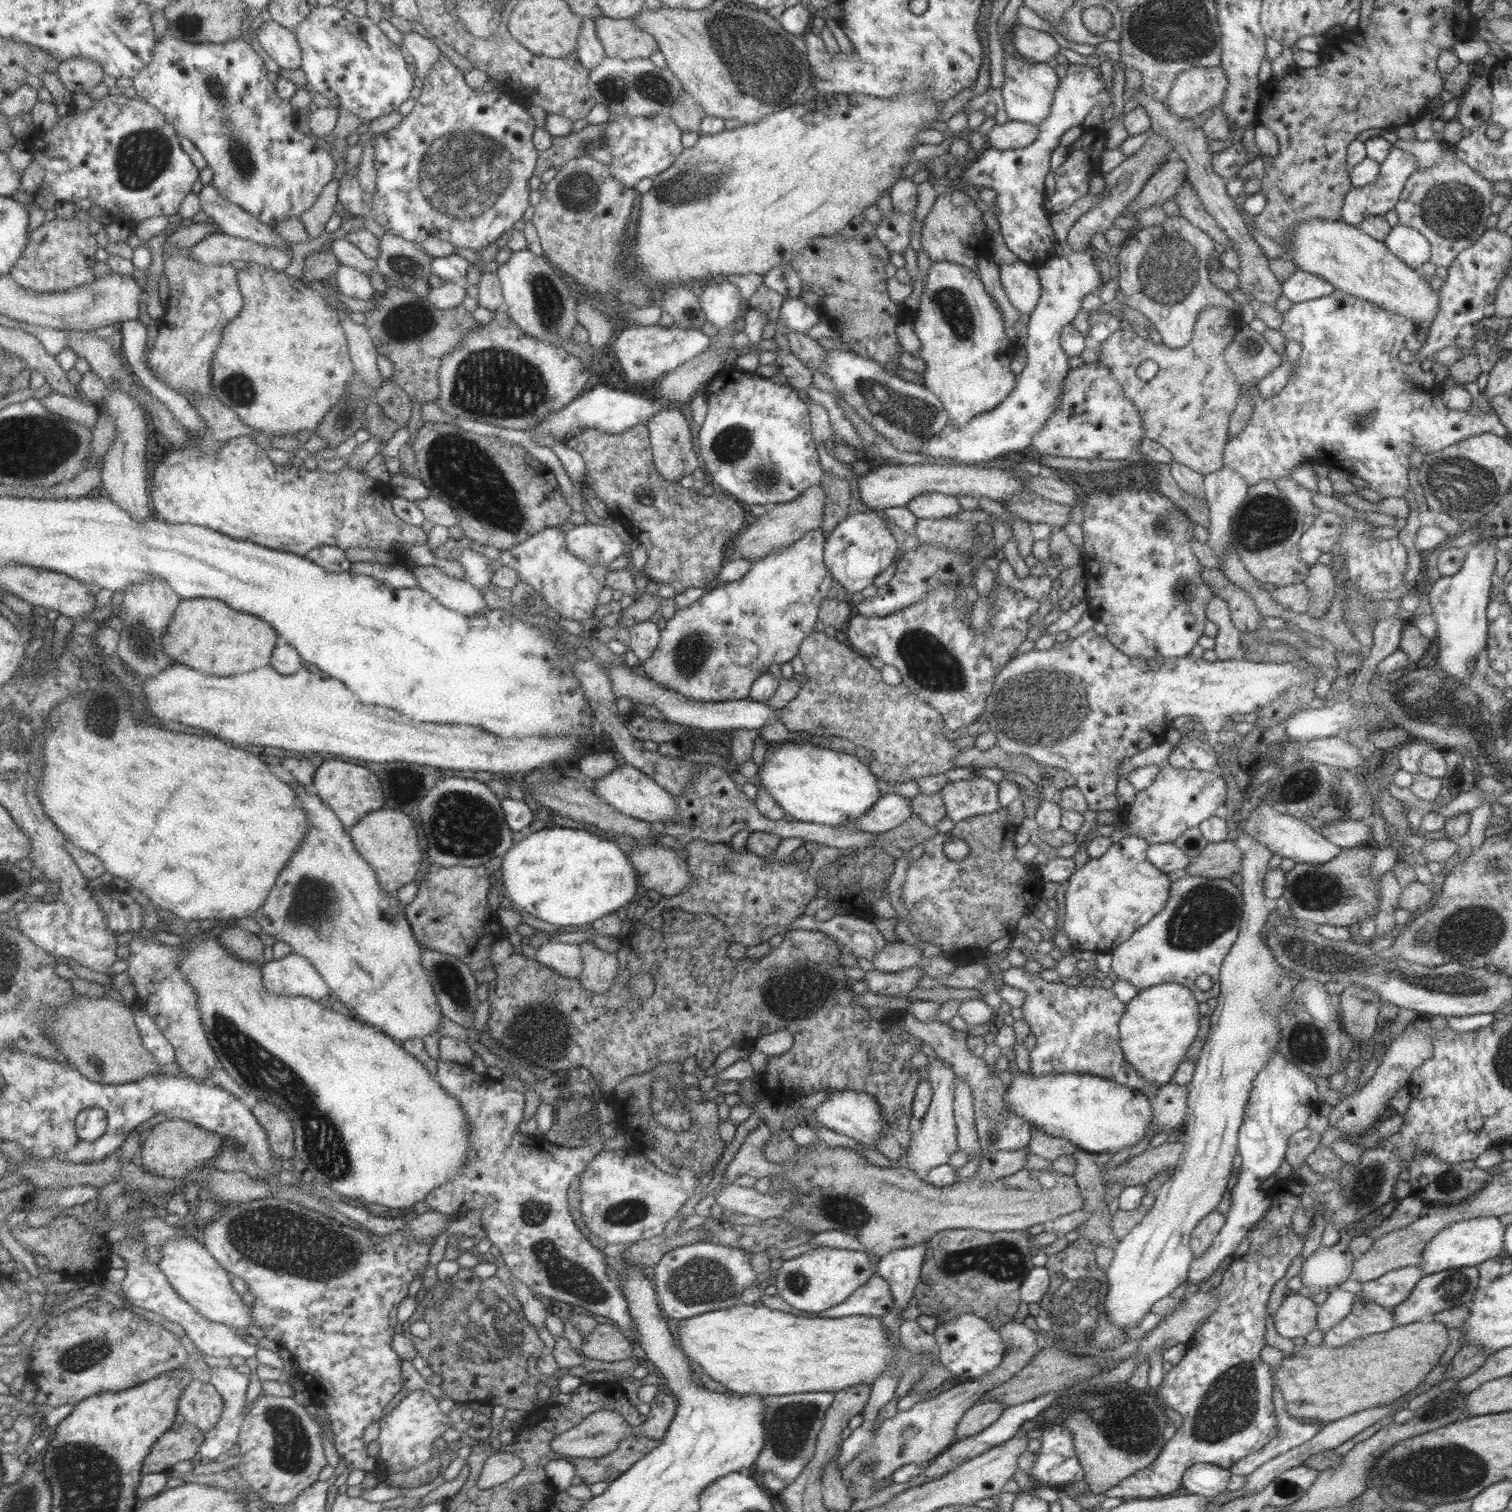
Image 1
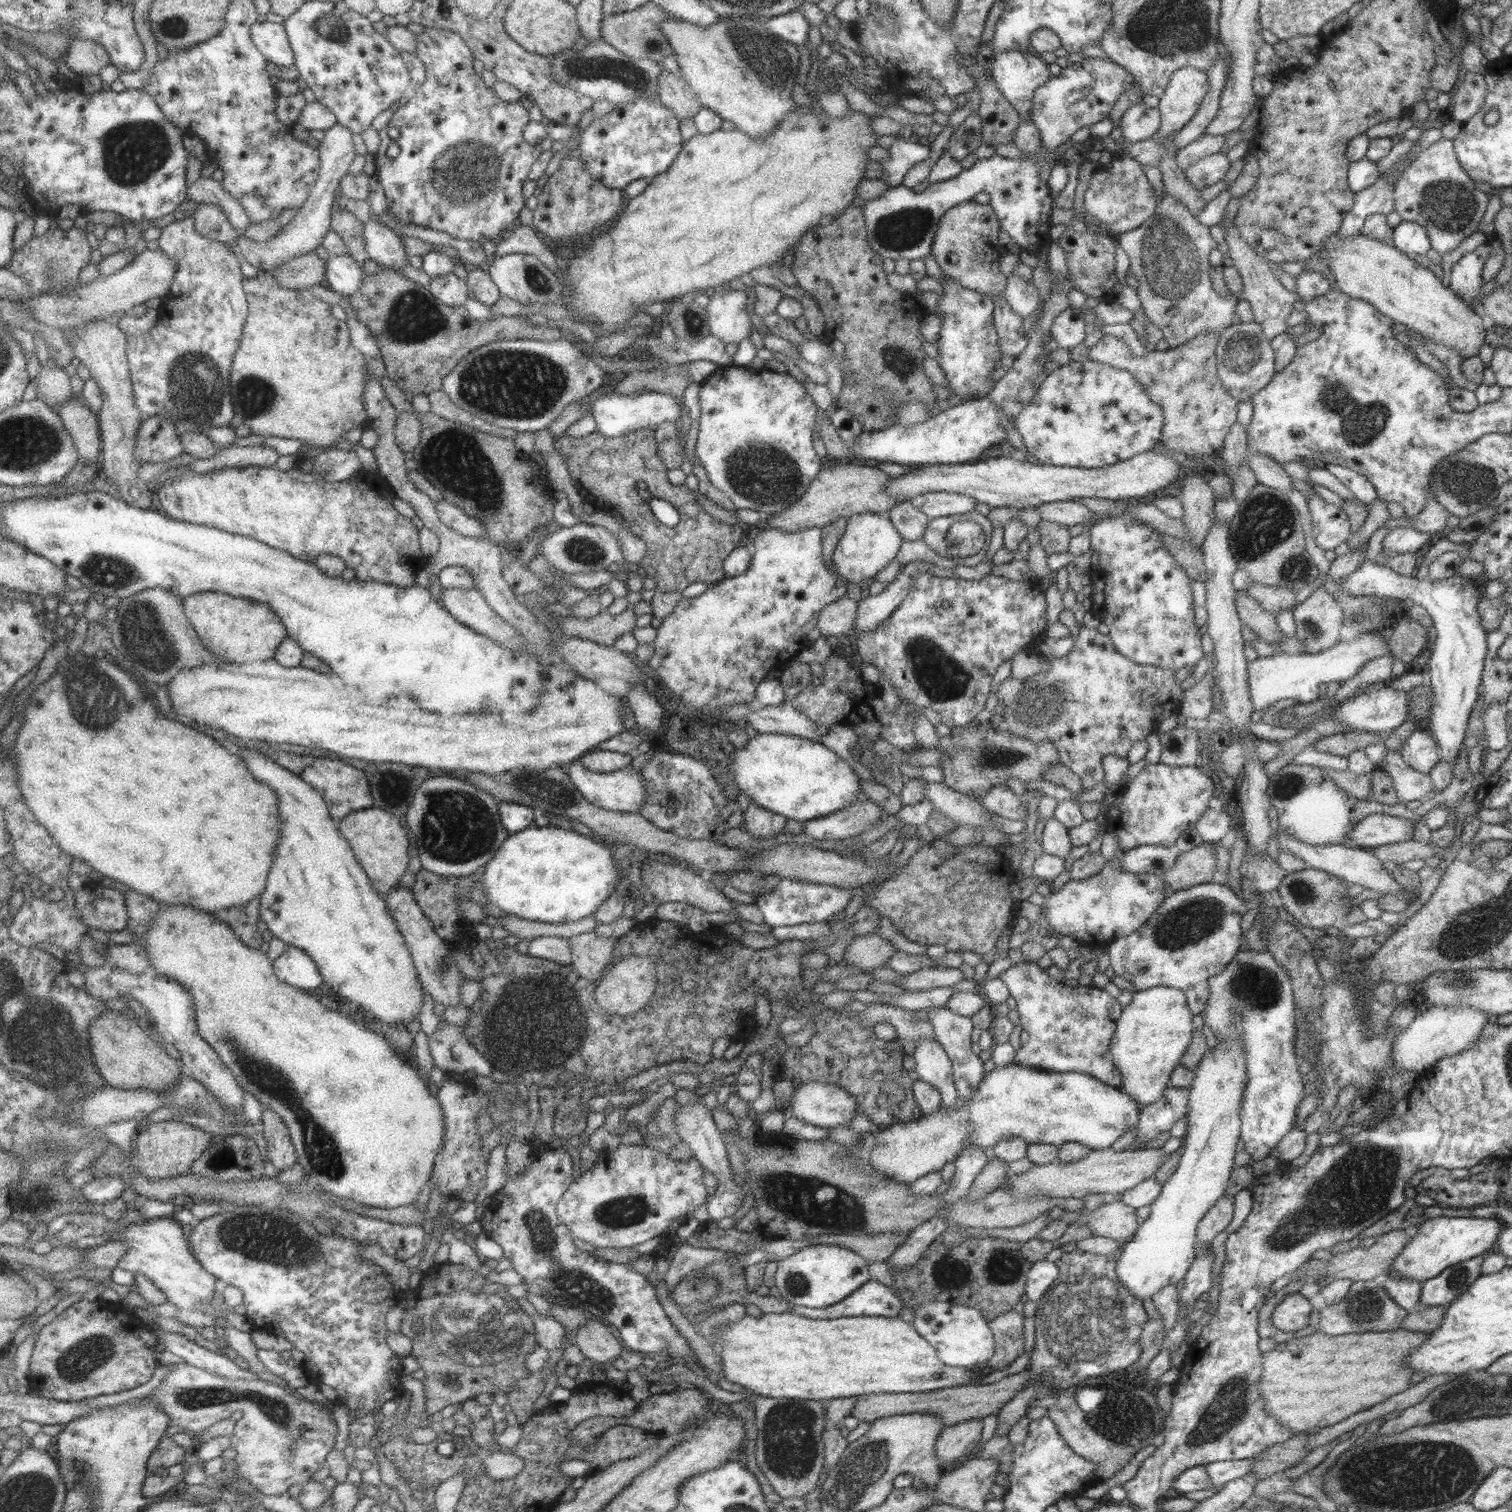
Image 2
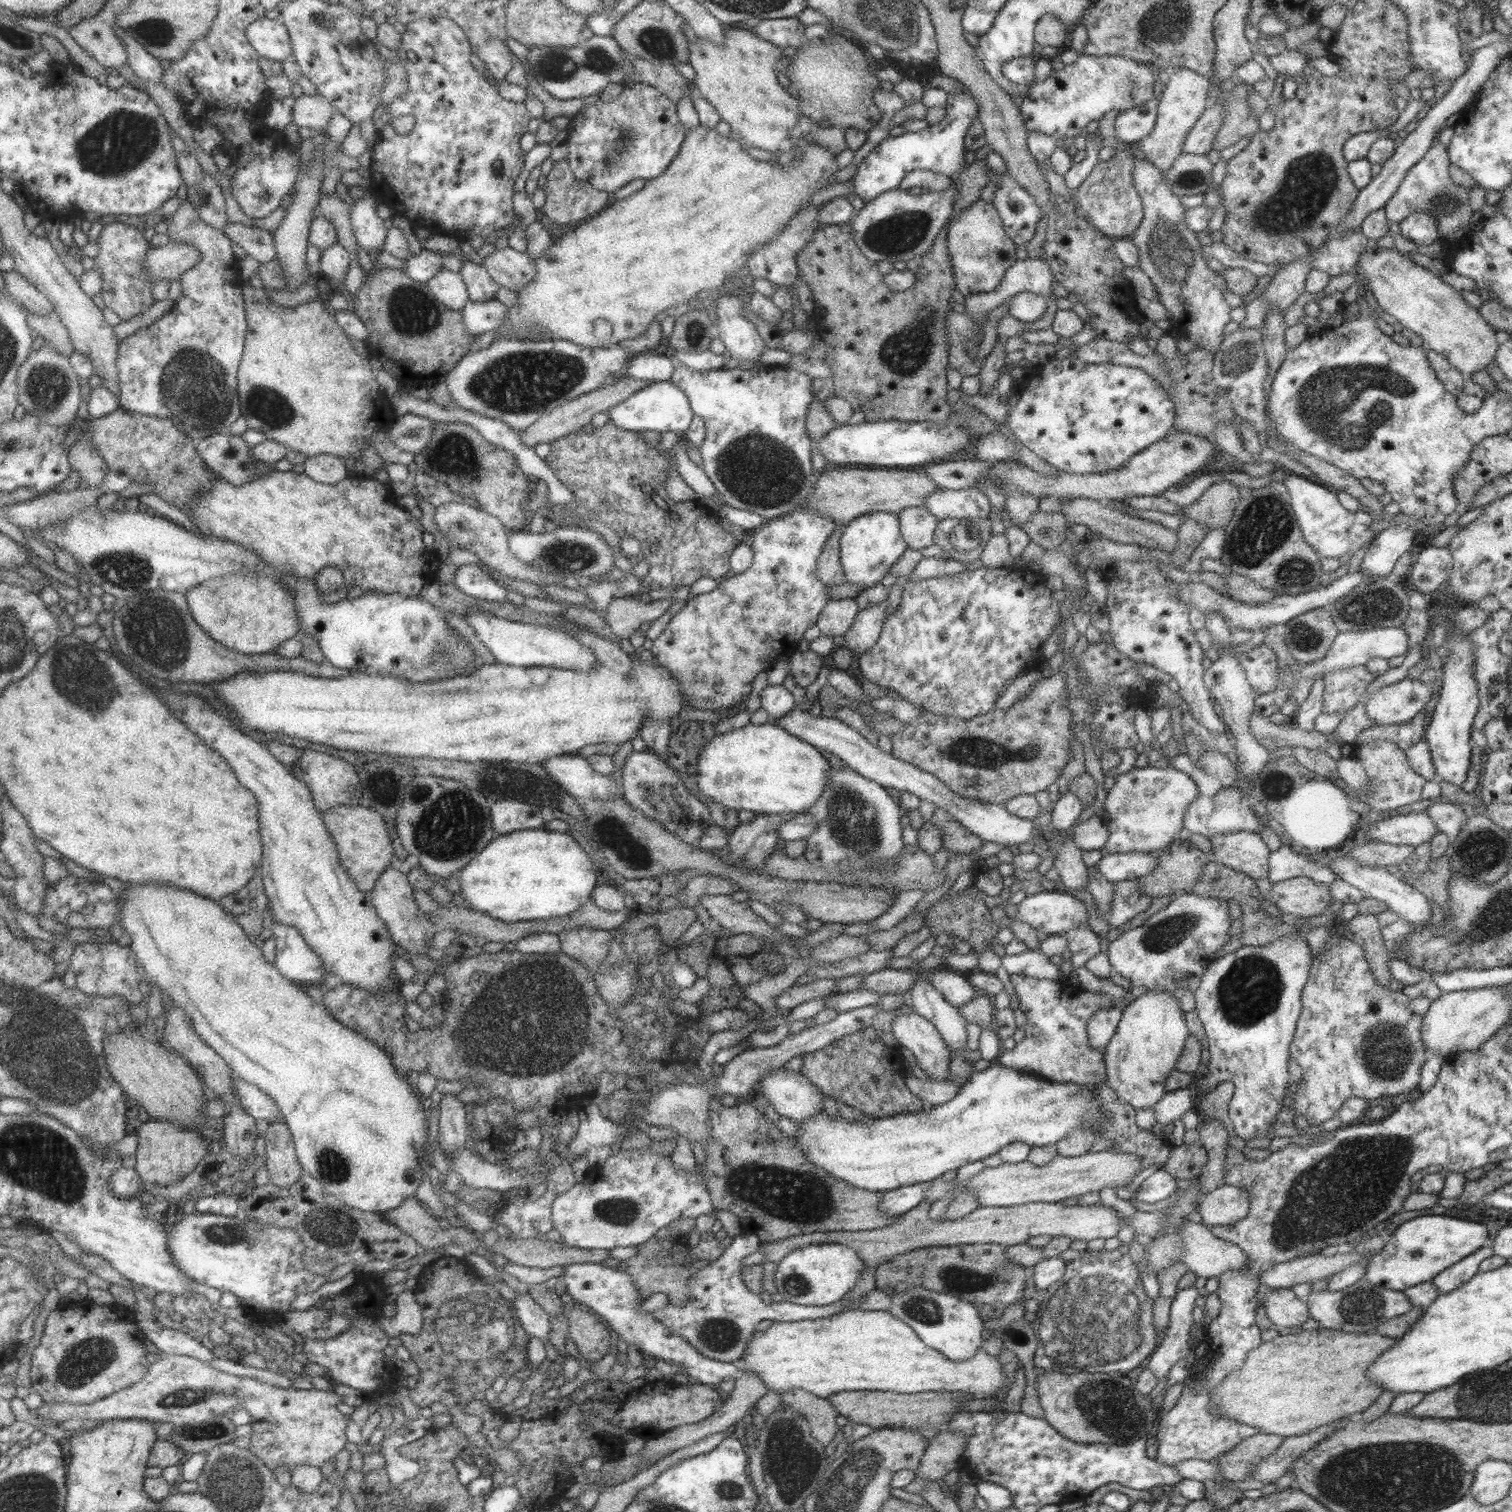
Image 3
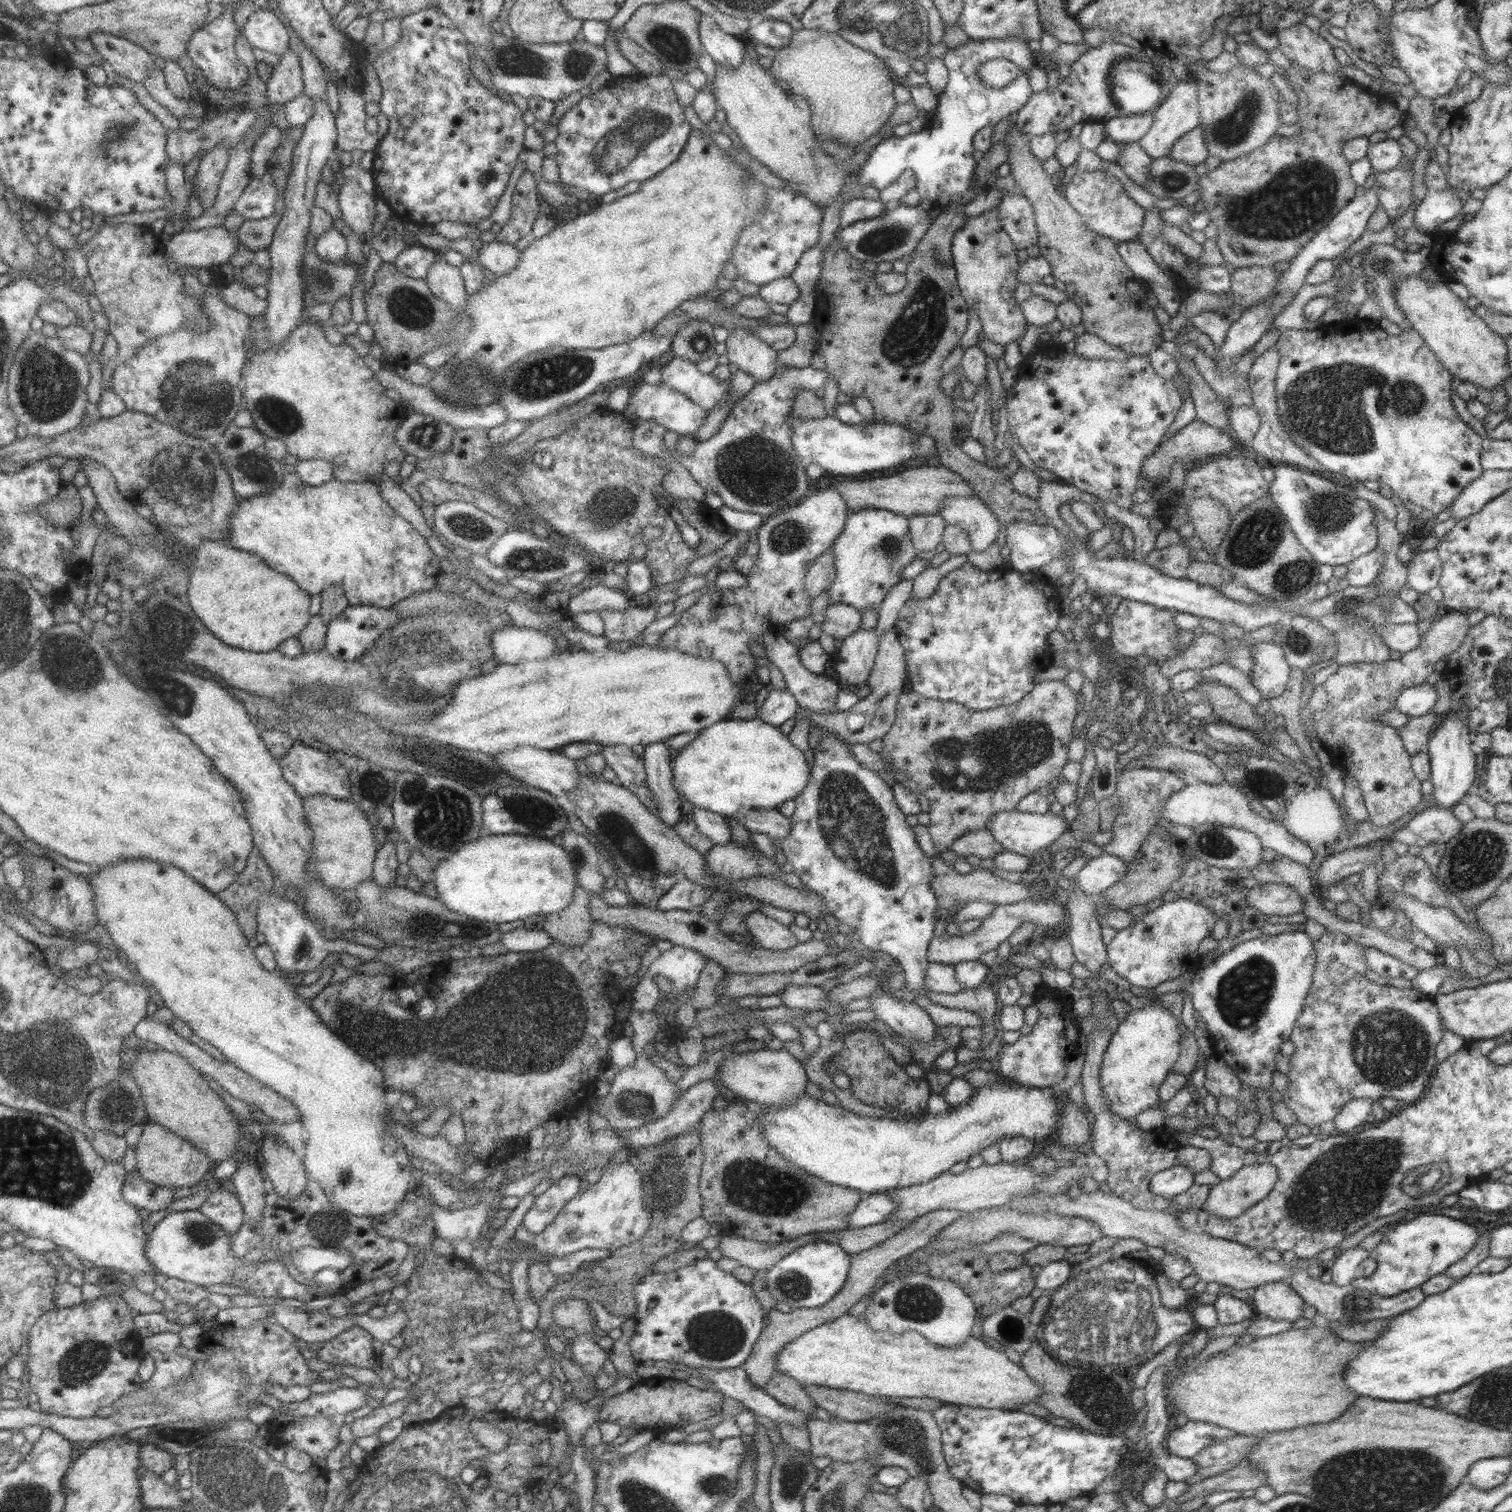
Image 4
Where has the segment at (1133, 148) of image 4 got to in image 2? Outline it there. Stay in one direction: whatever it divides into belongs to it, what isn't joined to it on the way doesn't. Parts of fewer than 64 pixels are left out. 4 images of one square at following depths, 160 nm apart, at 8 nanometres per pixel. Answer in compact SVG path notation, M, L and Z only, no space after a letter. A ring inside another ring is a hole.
M1164 193L1156 196L1157 206L1154 213L1144 220L1136 229L1119 233L1117 242L1119 248L1125 252L1129 259L1128 270L1135 276L1137 286L1134 290L1140 300L1140 308L1144 316L1161 330L1163 340L1166 340L1169 348L1175 348L1180 344L1191 340L1195 335L1203 331L1219 331L1230 325L1234 316L1236 301L1239 298L1234 293L1221 296L1211 287L1209 278L1209 262L1207 256L1216 247L1216 242L1209 235L1209 227L1202 225L1191 213L1172 196Z

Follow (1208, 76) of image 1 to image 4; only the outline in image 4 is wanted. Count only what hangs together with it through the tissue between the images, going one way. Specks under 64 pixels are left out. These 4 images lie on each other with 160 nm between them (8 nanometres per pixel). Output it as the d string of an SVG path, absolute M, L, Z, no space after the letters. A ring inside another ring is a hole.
M1187 72L1185 80L1178 79L1177 84L1168 92L1152 112L1152 125L1137 141L1143 152L1152 159L1167 156L1175 141L1186 132L1200 124L1200 110L1197 100L1197 81L1195 75Z

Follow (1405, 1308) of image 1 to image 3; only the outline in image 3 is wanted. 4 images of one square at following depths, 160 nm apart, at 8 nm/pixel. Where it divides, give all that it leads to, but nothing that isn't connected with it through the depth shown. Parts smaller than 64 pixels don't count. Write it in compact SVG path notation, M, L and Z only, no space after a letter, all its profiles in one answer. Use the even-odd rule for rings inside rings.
M1489 1237L1485 1242L1475 1251L1465 1256L1438 1272L1430 1281L1437 1289L1438 1294L1445 1294L1451 1292L1454 1288L1459 1288L1465 1281L1469 1280L1478 1270L1478 1264L1481 1264L1482 1260L1493 1256L1492 1251L1493 1239Z

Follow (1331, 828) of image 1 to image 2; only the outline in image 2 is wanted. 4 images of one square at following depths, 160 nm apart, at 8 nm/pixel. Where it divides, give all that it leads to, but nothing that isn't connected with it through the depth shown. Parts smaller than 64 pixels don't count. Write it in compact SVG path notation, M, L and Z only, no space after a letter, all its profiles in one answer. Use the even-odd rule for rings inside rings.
M1370 814L1359 820L1346 834L1346 840L1348 840L1347 845L1349 847L1368 848L1370 846L1381 846L1387 843L1397 843L1401 839L1408 841L1412 836L1414 824L1415 821L1413 820L1401 820L1395 815Z

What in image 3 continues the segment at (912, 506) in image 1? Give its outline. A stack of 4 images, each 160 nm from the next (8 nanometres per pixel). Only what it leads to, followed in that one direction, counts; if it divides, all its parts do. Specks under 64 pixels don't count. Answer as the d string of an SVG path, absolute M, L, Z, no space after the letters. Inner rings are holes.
M975 486L959 490L937 489L923 499L922 506L937 520L945 518L984 520L989 518L989 512L993 510L987 496Z

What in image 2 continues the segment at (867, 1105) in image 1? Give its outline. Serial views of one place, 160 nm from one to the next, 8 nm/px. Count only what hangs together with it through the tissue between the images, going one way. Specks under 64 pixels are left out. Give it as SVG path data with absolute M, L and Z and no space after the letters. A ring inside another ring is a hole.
M806 1082L794 1086L794 1093L790 1101L789 1110L794 1114L794 1117L821 1128L833 1128L849 1124L849 1120L853 1118L853 1114L859 1113L857 1104L846 1090L832 1084L819 1082Z

